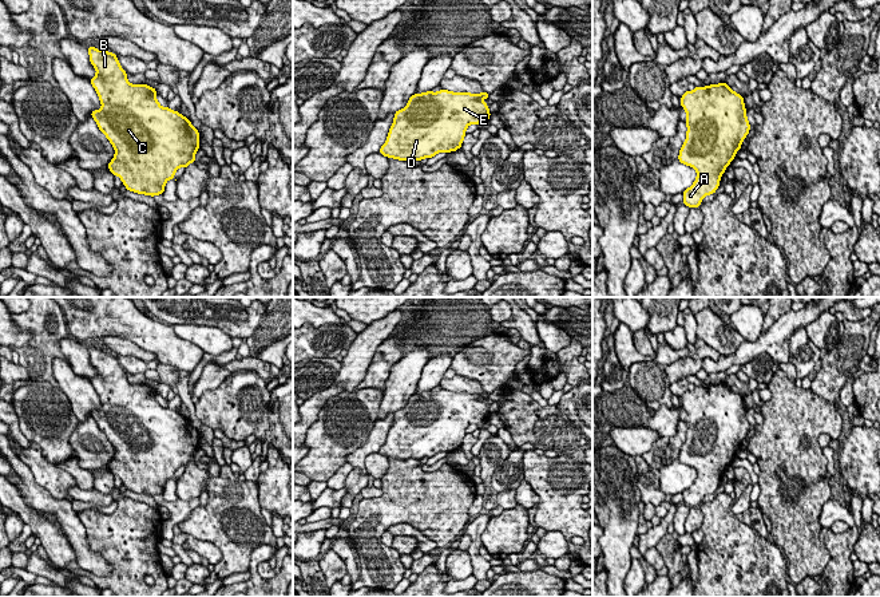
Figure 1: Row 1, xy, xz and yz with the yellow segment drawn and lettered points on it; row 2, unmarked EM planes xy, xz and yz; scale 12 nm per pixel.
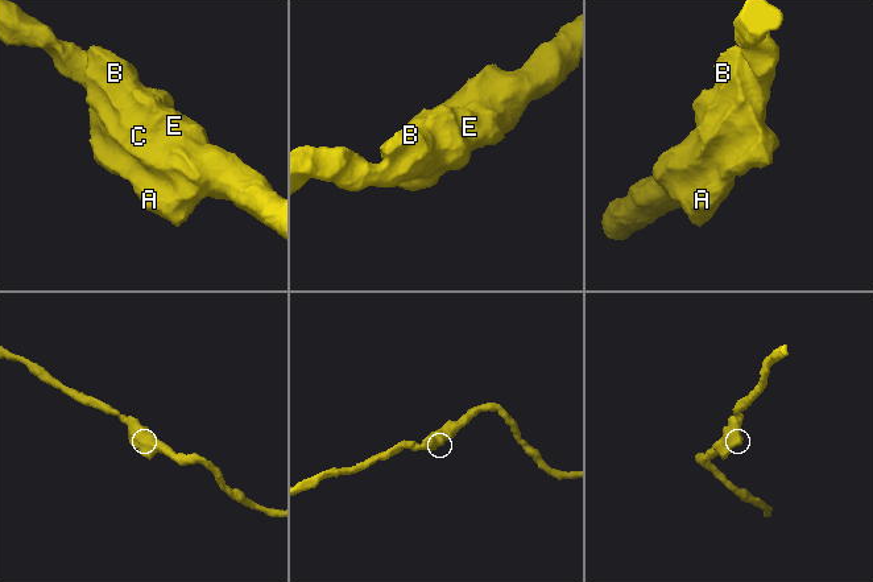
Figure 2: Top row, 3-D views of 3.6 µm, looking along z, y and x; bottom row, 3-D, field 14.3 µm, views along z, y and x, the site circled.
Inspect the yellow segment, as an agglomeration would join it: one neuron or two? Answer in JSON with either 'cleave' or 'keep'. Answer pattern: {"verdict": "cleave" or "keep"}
{"verdict": "keep"}

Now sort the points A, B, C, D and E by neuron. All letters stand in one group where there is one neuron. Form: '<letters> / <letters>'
A B C D E

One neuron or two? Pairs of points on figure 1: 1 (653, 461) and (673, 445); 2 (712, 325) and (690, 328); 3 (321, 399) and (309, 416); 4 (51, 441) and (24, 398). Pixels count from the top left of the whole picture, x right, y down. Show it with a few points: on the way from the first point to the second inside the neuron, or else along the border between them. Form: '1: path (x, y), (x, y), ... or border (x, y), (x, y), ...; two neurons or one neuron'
1: path (658, 457), (668, 449); one neuron
2: border (694, 315), (697, 336); two neurons
3: path (317, 403), (309, 412); one neuron
4: path (51, 430), (50, 423), (35, 408); one neuron

